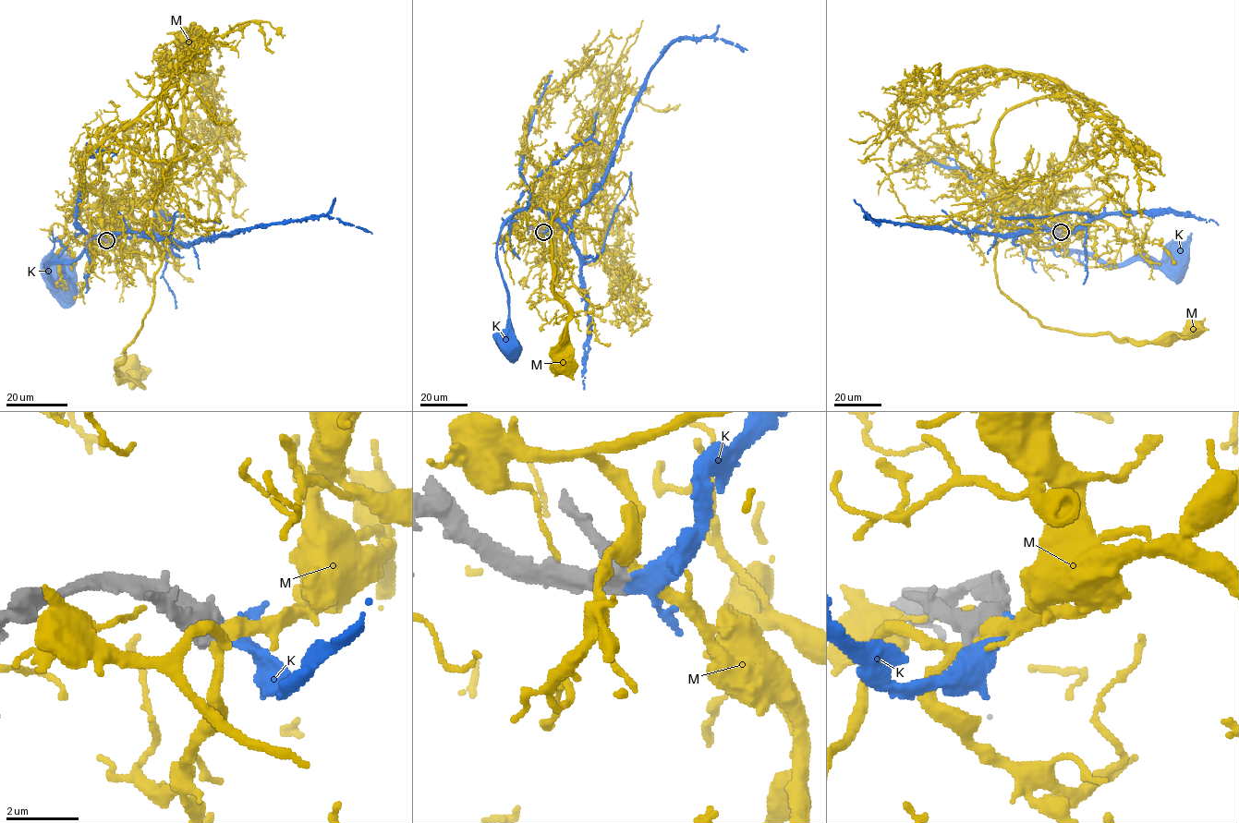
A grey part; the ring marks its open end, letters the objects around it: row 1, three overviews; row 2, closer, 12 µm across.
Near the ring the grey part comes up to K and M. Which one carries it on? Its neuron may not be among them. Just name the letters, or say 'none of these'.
K

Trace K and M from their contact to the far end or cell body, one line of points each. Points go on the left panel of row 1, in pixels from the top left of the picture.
K: (106, 240), (113, 246), (120, 236), (96, 237), (74, 260), (45, 267), (54, 283), (65, 279)
M: (106, 241), (138, 200), (151, 199), (165, 225), (151, 307), (115, 369), (120, 379), (139, 382), (129, 365)

